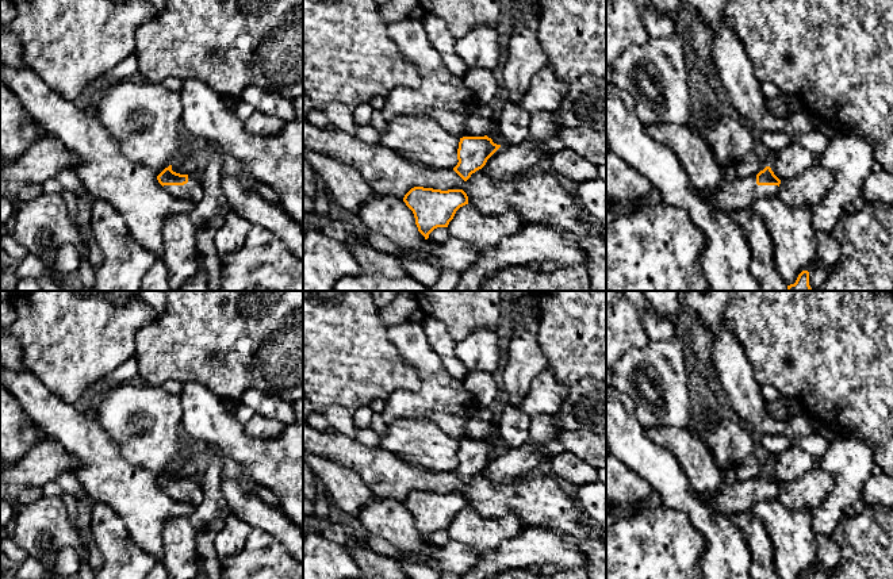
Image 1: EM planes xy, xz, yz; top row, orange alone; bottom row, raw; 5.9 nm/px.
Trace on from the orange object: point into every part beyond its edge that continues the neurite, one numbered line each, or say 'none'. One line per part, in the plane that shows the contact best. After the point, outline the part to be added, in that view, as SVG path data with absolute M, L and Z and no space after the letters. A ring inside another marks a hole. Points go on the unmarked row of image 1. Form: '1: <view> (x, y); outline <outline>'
1: xy (192, 494); outline M198 476L188 478L188 486L184 488L164 488L164 492L172 499L189 503L195 507L203 501L203 490Z

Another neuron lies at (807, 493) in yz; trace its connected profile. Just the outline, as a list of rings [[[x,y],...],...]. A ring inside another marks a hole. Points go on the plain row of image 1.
[[[816,465],[801,478],[781,484],[777,499],[785,509],[813,511],[832,491],[832,487],[832,476]]]

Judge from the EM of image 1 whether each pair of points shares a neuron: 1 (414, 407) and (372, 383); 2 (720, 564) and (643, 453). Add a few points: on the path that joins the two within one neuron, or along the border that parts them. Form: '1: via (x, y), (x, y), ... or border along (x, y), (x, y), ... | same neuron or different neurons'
1: border along (420, 378), (416, 390), (395, 390), (384, 401) | different neurons
2: via (720, 537), (669, 480) | same neuron

